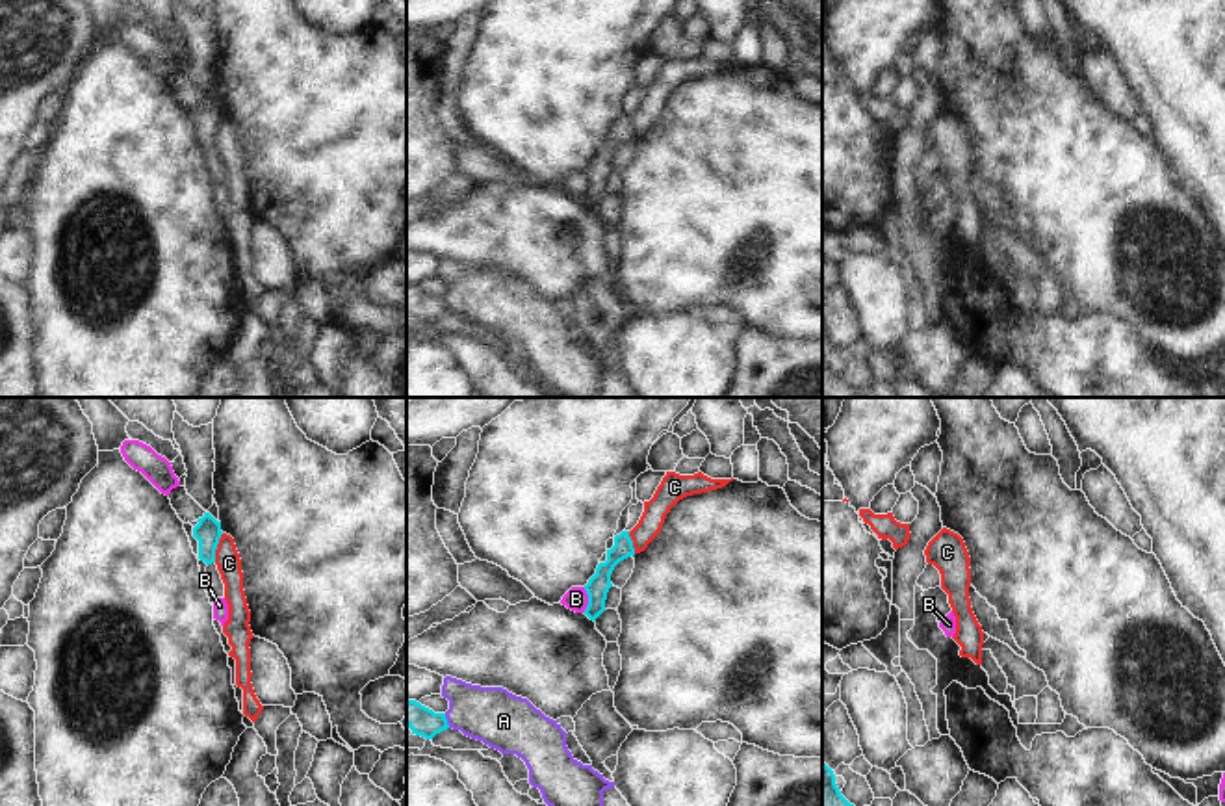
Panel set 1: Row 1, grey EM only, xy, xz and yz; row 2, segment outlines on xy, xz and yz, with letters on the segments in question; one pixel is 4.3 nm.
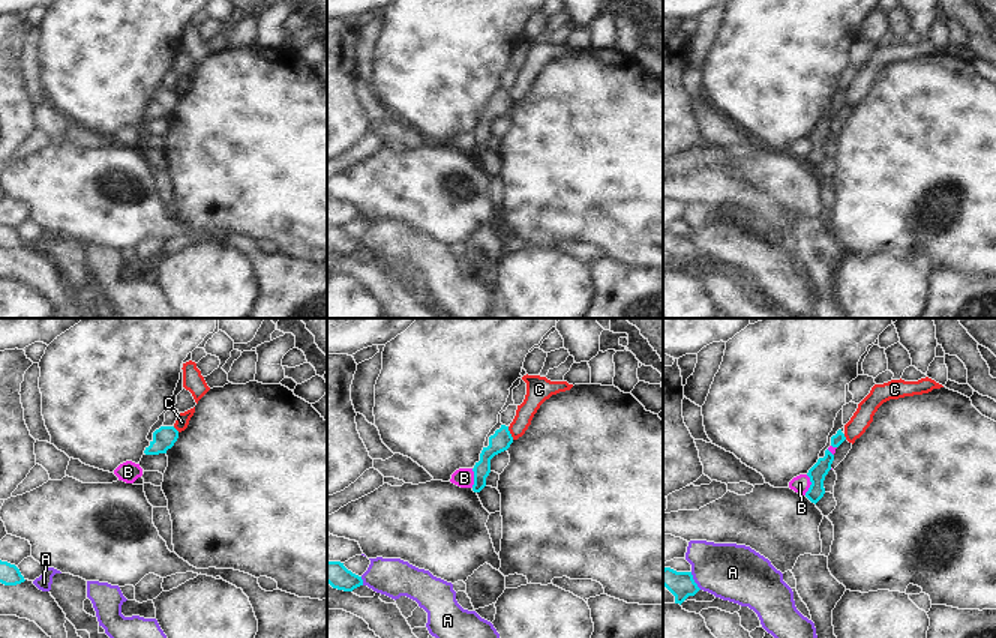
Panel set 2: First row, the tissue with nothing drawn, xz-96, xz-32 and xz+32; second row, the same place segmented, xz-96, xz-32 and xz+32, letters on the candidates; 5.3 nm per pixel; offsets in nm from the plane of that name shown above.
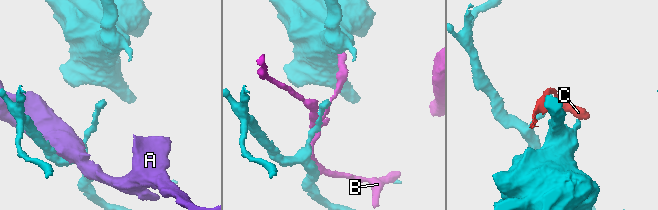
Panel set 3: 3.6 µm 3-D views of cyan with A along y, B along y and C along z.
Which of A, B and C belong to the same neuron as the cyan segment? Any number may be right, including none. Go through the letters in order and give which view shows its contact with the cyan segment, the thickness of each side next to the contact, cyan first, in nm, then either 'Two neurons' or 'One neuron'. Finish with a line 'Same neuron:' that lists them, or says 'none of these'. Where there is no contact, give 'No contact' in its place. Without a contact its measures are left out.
A: Touches cyan in xz. Thickness 120 nm (cyan) against 260 nm. Two neurons
B: Touches cyan in xz. Thickness 100 nm (cyan) against 100 nm. Two neurons
C: Touches cyan in xy. Thickness 110 nm (cyan) against 110 nm. Two neurons
Same neuron: none of these.

